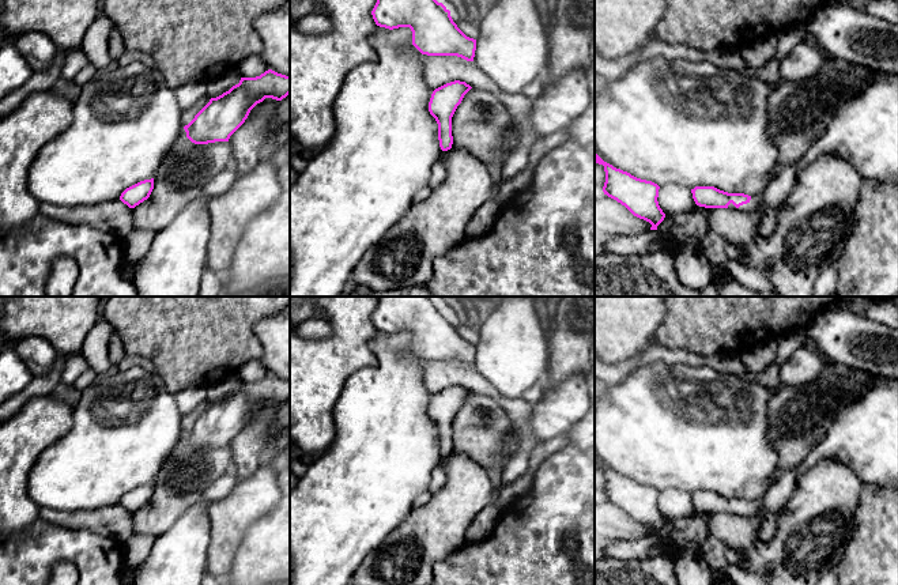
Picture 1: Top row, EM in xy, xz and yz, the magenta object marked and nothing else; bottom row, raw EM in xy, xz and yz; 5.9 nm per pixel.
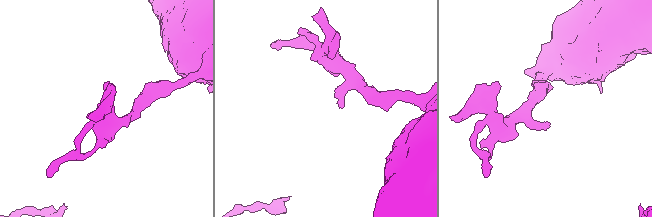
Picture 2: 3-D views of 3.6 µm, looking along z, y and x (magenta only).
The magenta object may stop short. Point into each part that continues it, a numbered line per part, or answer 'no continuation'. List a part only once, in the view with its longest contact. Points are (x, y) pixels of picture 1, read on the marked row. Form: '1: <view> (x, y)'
1: yz (753, 204)

